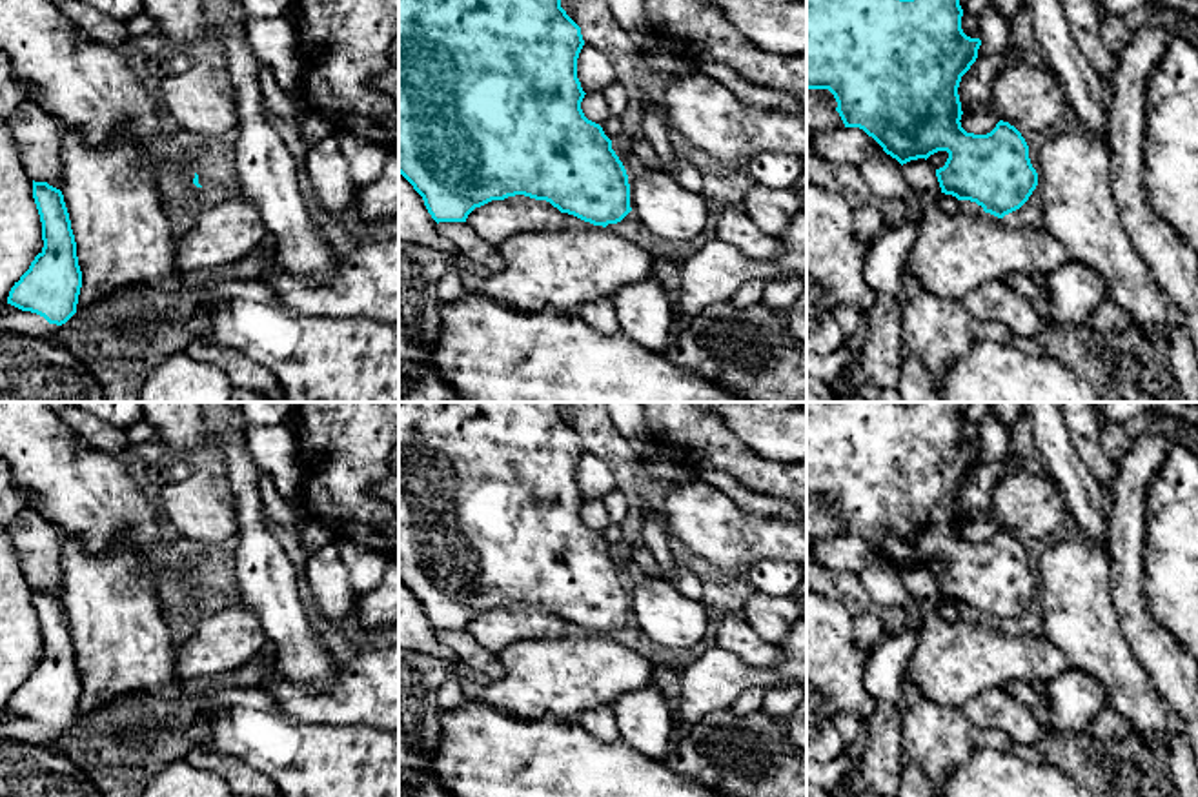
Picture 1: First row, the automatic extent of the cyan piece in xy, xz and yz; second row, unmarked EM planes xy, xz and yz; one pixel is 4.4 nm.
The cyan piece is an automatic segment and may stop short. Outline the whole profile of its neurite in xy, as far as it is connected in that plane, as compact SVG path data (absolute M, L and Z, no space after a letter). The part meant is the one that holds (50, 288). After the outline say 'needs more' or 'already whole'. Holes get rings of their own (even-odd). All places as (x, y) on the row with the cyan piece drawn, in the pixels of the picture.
M33 180L33 198L44 247L11 288L7 304L62 326L76 313L82 288L76 242L62 191Z; already whole

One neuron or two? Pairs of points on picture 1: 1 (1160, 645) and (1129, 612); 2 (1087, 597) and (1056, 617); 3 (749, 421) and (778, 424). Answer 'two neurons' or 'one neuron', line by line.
1: one neuron
2: one neuron
3: one neuron

